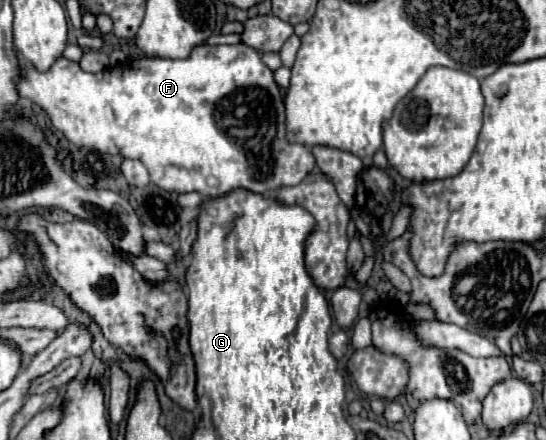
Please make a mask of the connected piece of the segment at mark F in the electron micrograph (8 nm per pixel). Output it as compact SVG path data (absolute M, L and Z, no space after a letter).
M203 44L197 46L189 58L185 60L165 60L165 58L137 58L137 60L129 60L123 66L115 66L115 68L107 68L103 72L97 74L87 74L79 68L77 62L69 62L65 58L59 58L47 72L39 72L35 70L31 64L23 62L23 76L17 84L17 90L23 98L39 104L47 116L51 118L53 126L57 130L61 130L67 140L79 148L91 148L97 152L105 152L105 154L121 154L123 158L135 158L141 160L145 164L145 168L149 170L151 182L157 184L161 190L165 192L201 192L203 198L217 198L217 196L225 196L237 188L245 188L249 192L257 192L261 196L271 196L271 192L283 188L283 186L295 186L299 184L313 168L315 168L315 158L311 154L311 150L303 144L289 144L285 140L285 108L283 108L283 96L279 92L279 86L273 80L273 72L261 62L261 54L247 46L247 44L237 44L237 46L211 46L211 44Z

